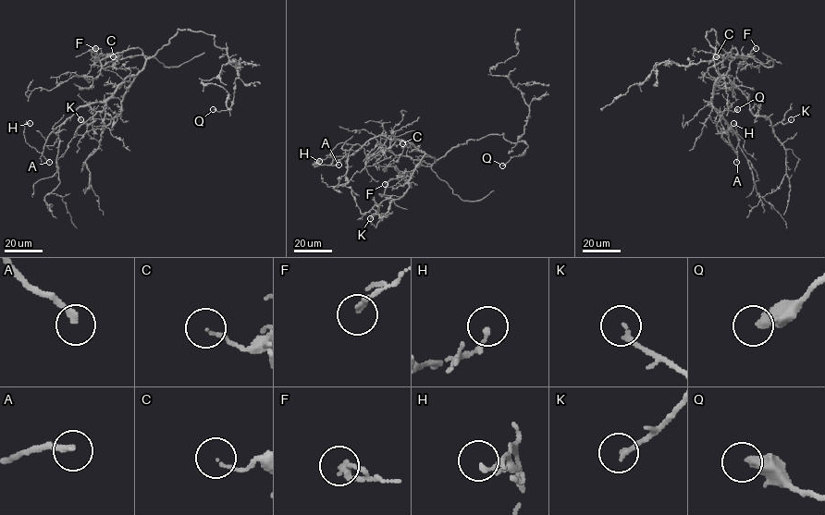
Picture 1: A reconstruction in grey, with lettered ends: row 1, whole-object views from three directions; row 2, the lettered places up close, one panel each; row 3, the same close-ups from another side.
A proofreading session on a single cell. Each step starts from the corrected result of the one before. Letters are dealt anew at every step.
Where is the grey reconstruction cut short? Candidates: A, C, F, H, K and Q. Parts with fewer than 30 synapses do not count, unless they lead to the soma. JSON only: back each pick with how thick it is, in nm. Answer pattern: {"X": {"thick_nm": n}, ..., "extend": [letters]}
{"extend": []}

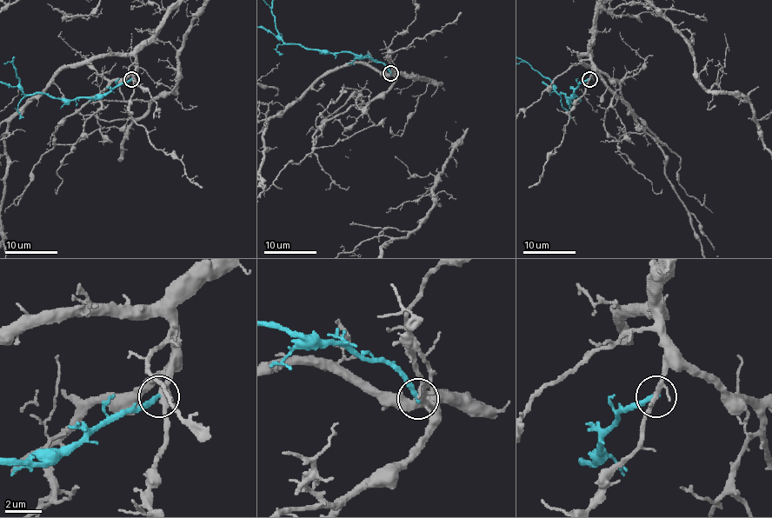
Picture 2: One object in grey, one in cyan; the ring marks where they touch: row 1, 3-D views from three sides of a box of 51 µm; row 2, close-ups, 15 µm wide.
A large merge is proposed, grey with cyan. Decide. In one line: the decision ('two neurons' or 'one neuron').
one neuron

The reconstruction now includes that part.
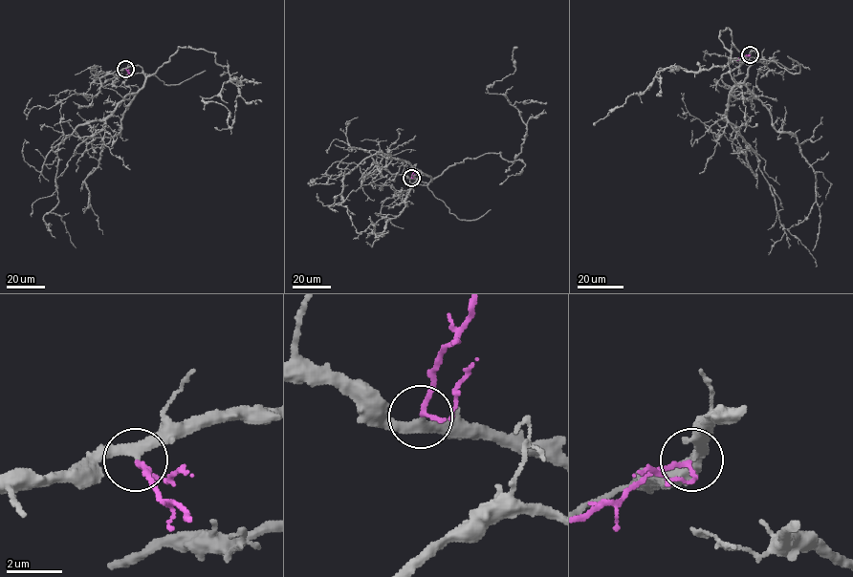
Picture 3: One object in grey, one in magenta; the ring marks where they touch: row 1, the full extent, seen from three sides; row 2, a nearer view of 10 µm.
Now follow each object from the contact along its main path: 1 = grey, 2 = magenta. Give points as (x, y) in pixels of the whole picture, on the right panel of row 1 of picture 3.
1: (750, 54), (756, 53), (753, 62), (720, 31), (727, 65), (659, 70), (648, 89), (593, 124)
2: (750, 54), (737, 60)

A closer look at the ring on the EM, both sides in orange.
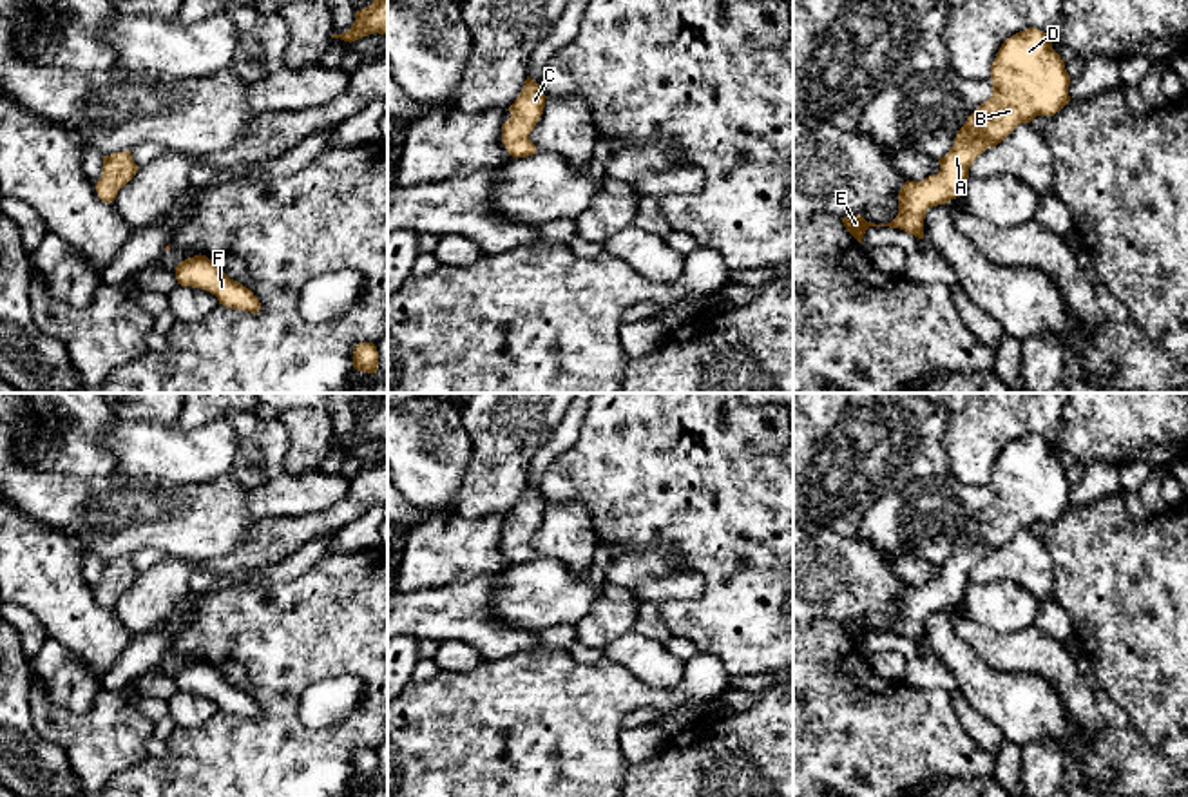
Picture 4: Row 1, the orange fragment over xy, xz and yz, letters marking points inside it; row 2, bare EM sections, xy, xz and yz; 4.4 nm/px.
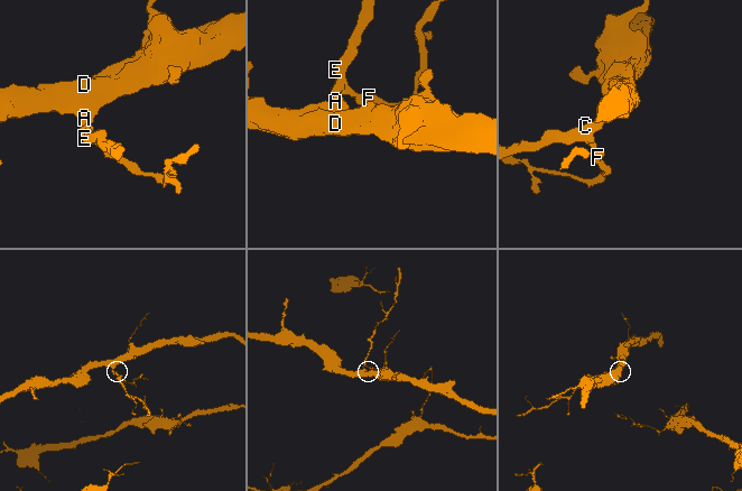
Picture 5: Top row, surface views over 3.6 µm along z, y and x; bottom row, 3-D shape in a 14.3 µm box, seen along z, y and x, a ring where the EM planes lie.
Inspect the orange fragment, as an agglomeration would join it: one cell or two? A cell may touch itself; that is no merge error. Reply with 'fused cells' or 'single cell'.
single cell

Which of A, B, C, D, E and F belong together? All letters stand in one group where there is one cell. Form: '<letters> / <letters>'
A B C D E F

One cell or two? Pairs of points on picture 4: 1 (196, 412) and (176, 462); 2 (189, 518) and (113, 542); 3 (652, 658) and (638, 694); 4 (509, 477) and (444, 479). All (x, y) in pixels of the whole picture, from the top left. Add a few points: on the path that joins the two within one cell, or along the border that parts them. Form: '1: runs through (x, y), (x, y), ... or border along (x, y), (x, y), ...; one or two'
1: border along (223, 417), (194, 428), (178, 428), (174, 424); two
2: runs through (171, 518), (138, 518), (131, 526); one
3: border along (605, 660), (651, 687), (674, 687), (683, 678); two
4: border along (469, 437), (471, 460), (450, 513); two

